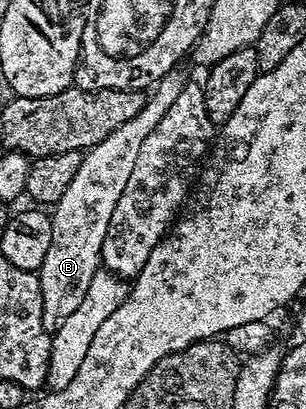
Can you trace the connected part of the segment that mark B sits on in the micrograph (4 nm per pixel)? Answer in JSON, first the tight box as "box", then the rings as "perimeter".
{"box":[38,69,186,333],"perimeter":[[[177,69],[163,75],[154,84],[154,90],[151,92],[153,95],[149,94],[145,98],[142,109],[135,117],[130,117],[126,125],[118,125],[118,129],[114,129],[110,137],[98,141],[98,145],[89,147],[83,152],[84,160],[82,165],[78,165],[78,174],[74,177],[74,181],[70,181],[66,193],[62,193],[60,200],[55,203],[54,210],[51,212],[50,249],[46,252],[46,261],[42,261],[38,272],[42,289],[42,325],[49,333],[55,333],[62,325],[62,321],[66,321],[66,317],[70,317],[70,313],[74,313],[74,309],[82,305],[86,297],[86,289],[90,289],[90,281],[94,281],[94,273],[101,270],[102,241],[106,237],[106,229],[110,229],[110,217],[114,217],[114,205],[118,205],[118,197],[122,197],[122,189],[126,189],[126,181],[130,181],[130,173],[134,173],[134,165],[138,162],[142,141],[146,141],[146,137],[154,133],[158,121],[166,117],[166,109],[170,109],[170,105],[178,101],[178,93],[182,93],[186,82],[186,76],[182,71]]]}

